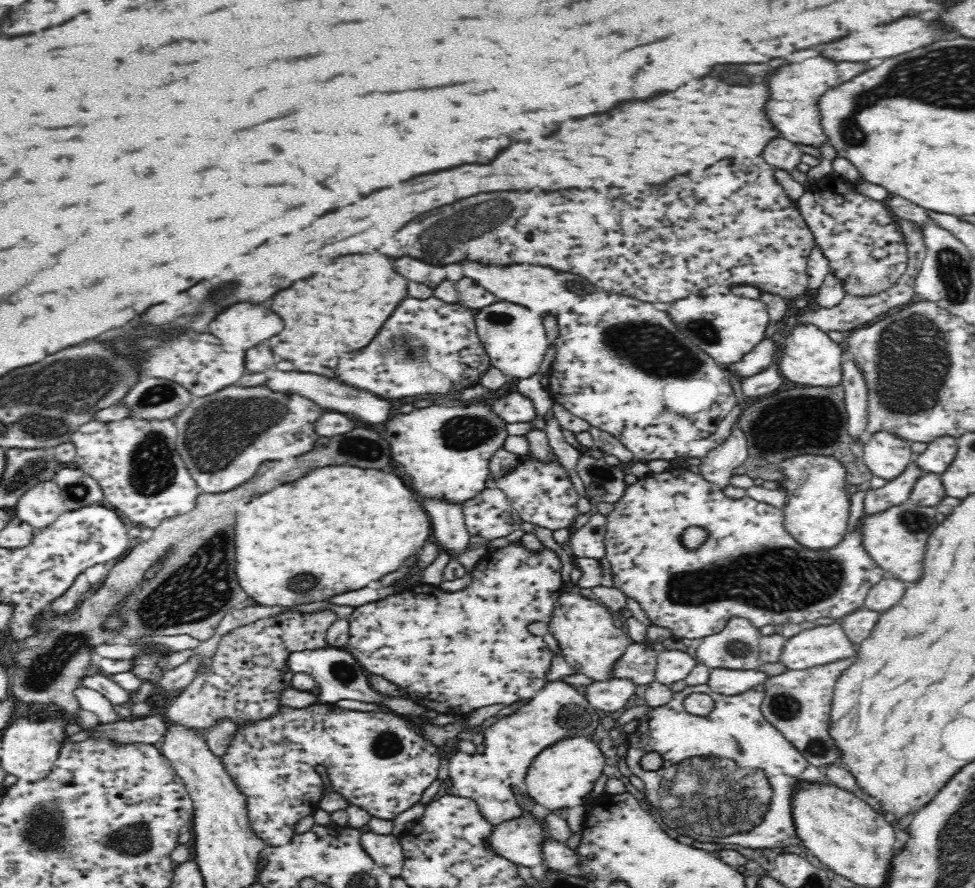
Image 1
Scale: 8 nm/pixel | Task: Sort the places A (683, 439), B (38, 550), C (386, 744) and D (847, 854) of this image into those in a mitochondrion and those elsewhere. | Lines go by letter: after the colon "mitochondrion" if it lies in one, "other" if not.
A: other
B: other
C: mitochondrion
D: other

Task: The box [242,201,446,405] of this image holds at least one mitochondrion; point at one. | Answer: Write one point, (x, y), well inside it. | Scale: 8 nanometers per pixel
(409, 346)

